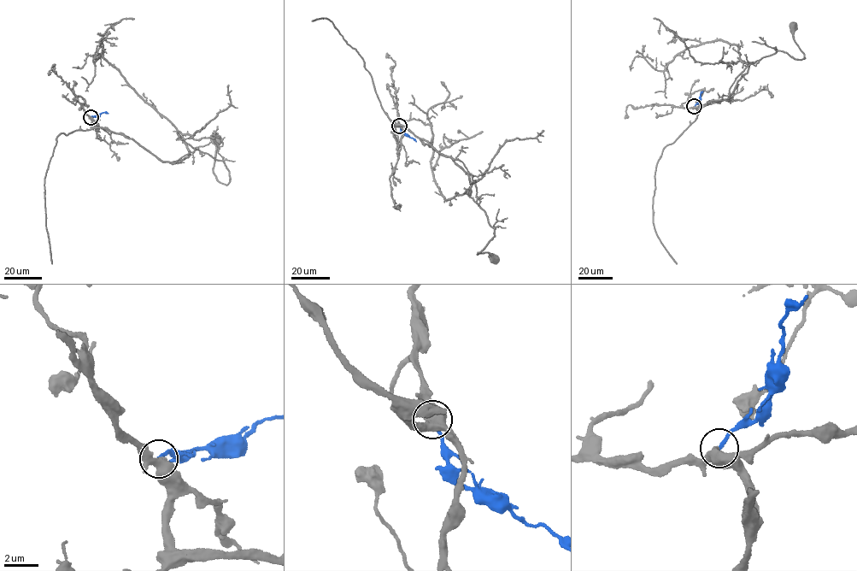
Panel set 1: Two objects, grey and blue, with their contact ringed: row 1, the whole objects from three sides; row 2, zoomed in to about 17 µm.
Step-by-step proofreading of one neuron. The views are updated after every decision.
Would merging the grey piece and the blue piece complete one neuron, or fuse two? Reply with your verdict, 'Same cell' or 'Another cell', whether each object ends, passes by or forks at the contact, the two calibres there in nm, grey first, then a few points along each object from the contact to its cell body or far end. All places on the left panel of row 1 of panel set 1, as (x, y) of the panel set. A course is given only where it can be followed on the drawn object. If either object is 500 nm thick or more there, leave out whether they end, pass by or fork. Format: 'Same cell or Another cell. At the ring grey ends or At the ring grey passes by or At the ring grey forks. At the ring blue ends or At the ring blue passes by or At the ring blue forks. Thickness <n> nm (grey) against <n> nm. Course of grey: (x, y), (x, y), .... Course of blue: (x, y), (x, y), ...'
Same cell. At the ring grey ends. At the ring blue ends. Thickness 280 nm (grey) against 200 nm. Course of grey: (90, 117), (161, 161), (195, 149), (223, 161), (226, 185), (213, 171), (217, 139). Course of blue: (90, 117), (108, 113)

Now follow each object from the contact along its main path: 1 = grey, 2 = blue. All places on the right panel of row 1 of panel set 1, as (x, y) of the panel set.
1: (694, 106), (697, 113), (707, 102), (727, 100), (747, 66), (777, 50), (804, 59), (793, 26)
2: (694, 106), (702, 91)

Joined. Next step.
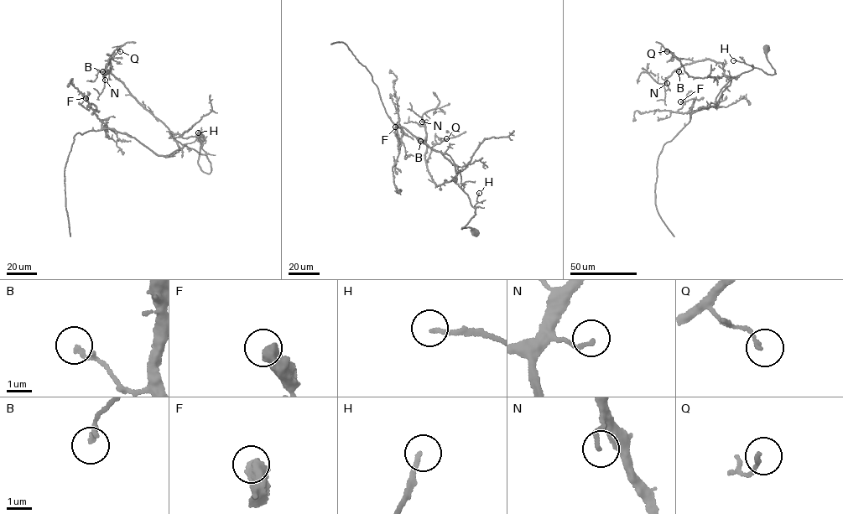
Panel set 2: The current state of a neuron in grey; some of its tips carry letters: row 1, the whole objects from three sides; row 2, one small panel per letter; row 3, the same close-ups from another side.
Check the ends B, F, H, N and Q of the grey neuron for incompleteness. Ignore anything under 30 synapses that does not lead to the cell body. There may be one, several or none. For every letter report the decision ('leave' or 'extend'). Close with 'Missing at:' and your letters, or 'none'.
B: leave
F: leave
H: leave
N: leave
Q: leave
Missing at: none

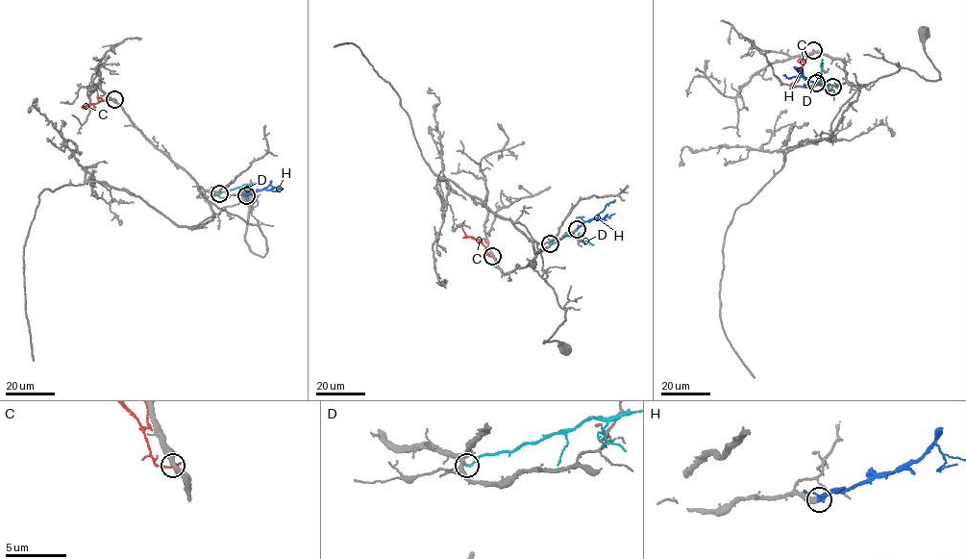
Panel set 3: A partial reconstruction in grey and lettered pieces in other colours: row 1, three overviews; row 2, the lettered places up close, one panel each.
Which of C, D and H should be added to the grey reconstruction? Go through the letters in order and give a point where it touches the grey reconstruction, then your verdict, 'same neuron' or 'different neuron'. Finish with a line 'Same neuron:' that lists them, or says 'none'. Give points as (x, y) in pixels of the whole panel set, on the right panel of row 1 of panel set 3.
C: contact (813, 50); different neuron
D: contact (832, 87); different neuron
H: contact (816, 83); same neuron
Same neuron: H

